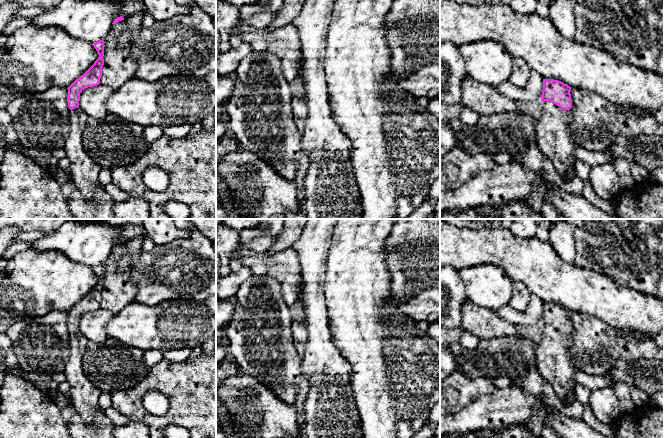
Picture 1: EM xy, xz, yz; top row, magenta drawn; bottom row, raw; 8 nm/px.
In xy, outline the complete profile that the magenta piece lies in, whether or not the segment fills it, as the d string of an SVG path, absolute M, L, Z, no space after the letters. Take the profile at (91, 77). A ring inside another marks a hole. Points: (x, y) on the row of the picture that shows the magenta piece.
M104 41L93 43L99 57L94 64L68 89L68 107L70 109L70 132L64 146L66 157L70 161L69 173L77 187L91 201L98 201L99 172L102 167L93 162L82 146L82 132L88 118L79 107L80 93L88 87L100 84L104 65Z

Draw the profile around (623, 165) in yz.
M617 158L613 161L616 171L619 176L619 183L621 187L632 187L635 184L631 173L631 162L627 158Z

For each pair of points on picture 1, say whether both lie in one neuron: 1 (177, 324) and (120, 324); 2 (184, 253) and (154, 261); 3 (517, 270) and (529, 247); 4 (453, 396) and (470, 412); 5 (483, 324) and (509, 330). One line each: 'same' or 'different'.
1: same
2: same
3: same
4: different
5: same

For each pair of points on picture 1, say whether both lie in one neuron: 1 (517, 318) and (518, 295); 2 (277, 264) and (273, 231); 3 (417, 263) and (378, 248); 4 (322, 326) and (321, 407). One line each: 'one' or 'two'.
1: two
2: two
3: two
4: one

